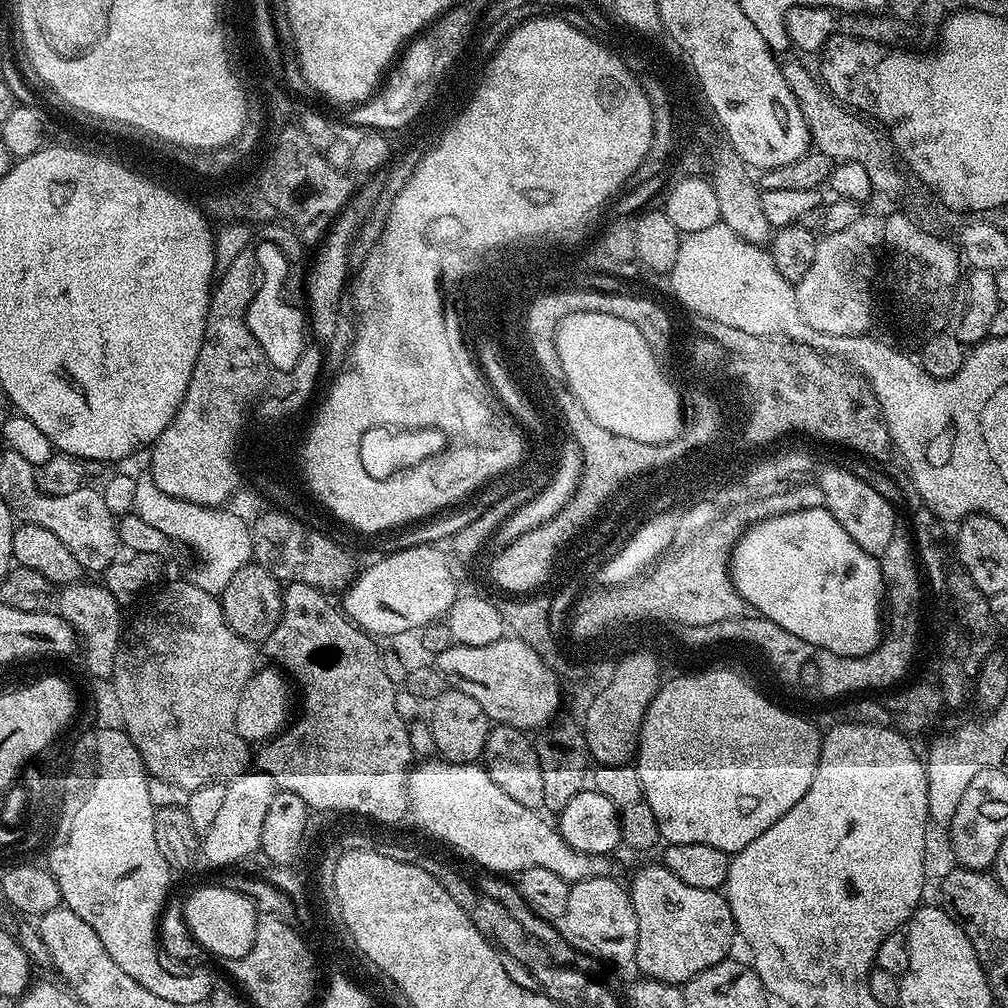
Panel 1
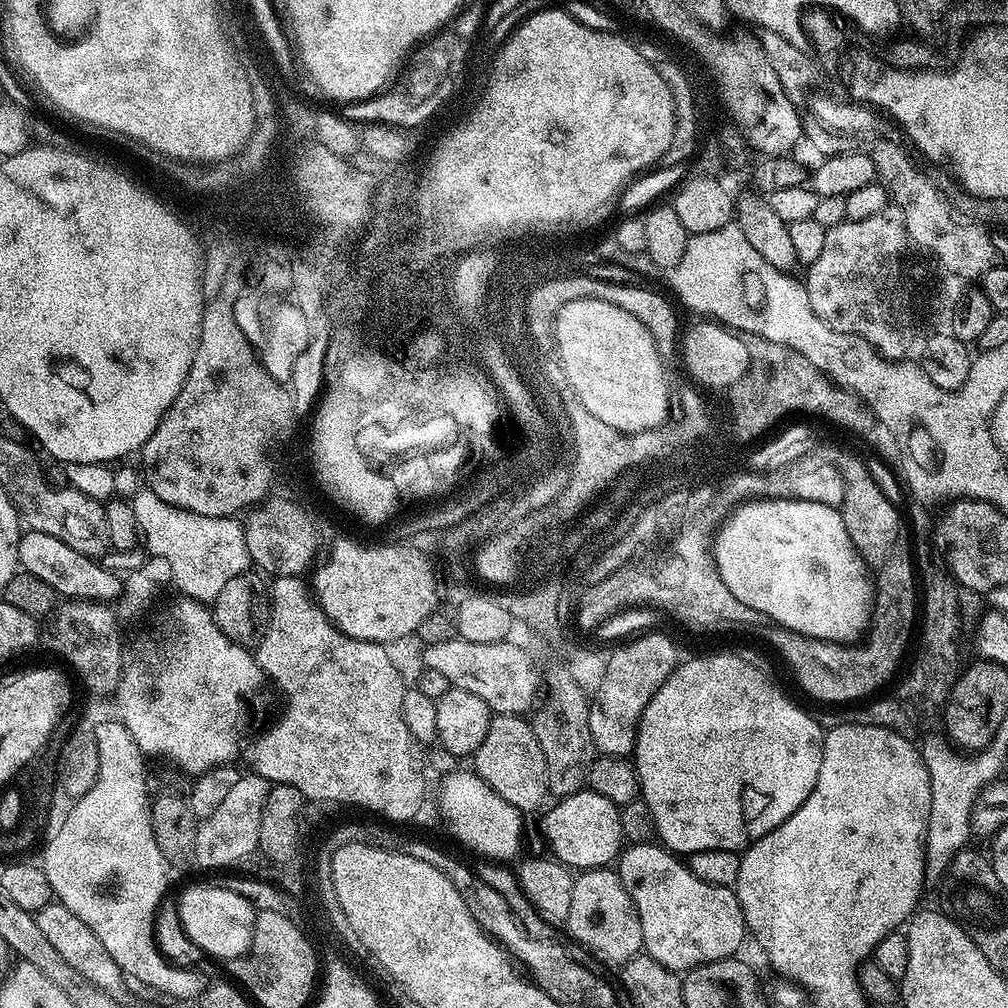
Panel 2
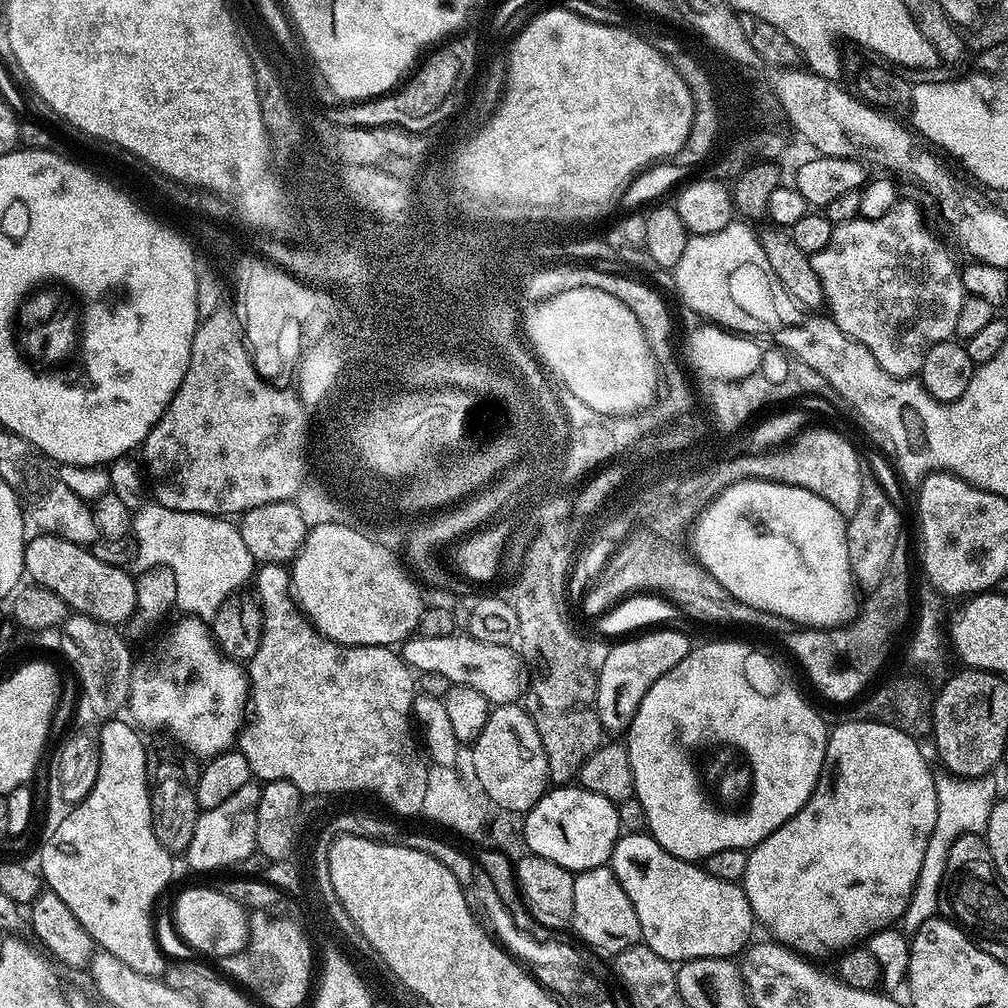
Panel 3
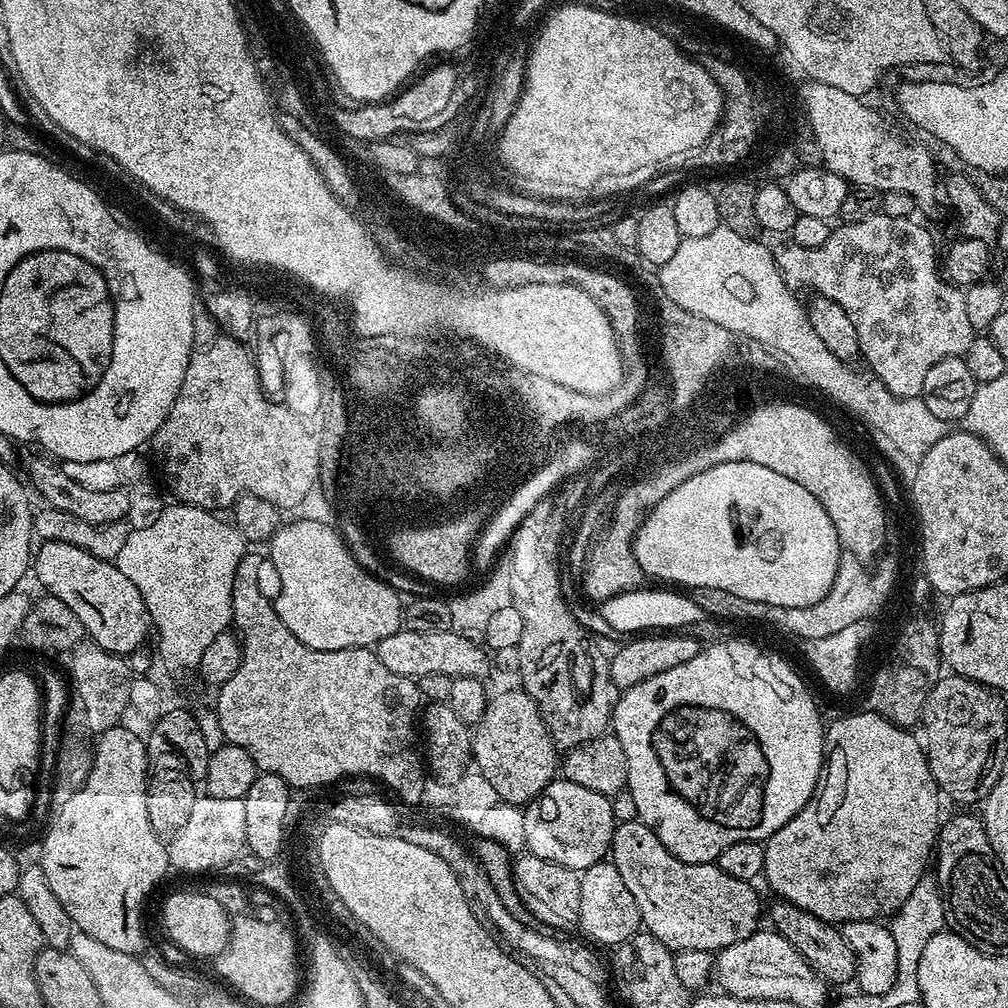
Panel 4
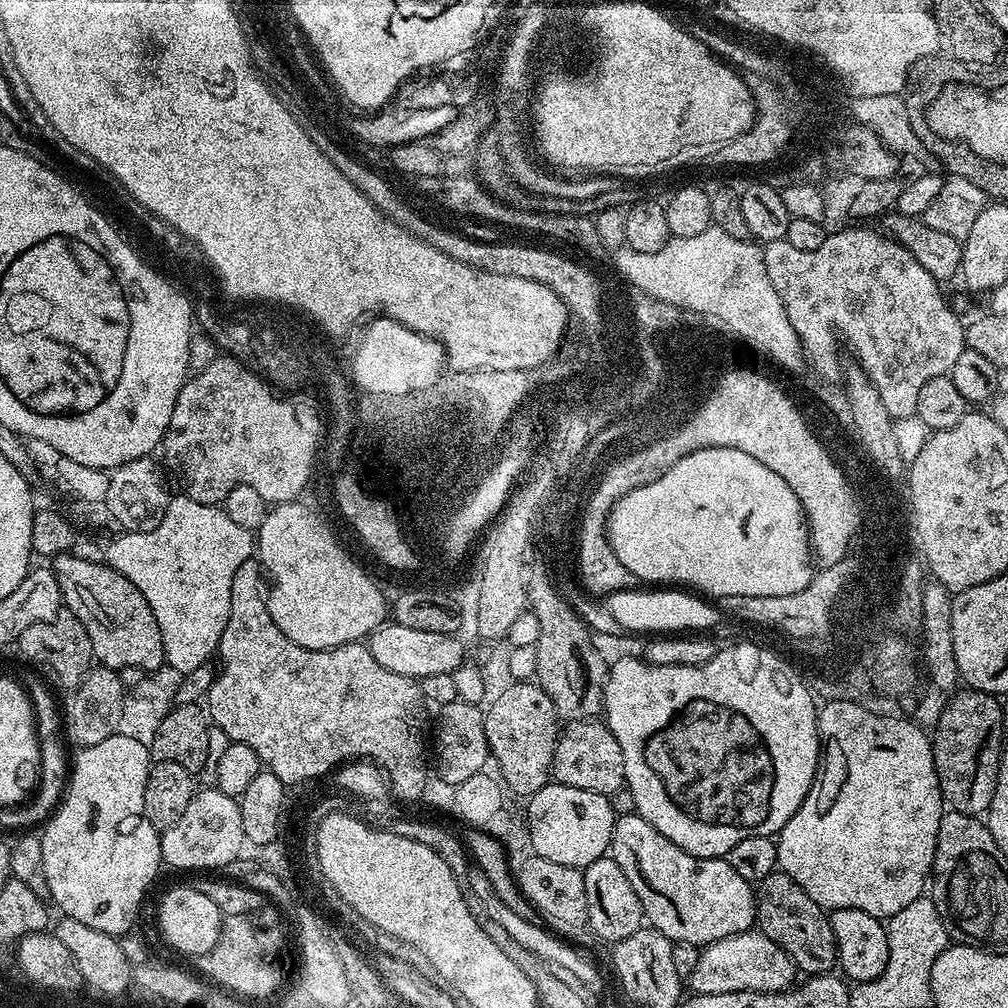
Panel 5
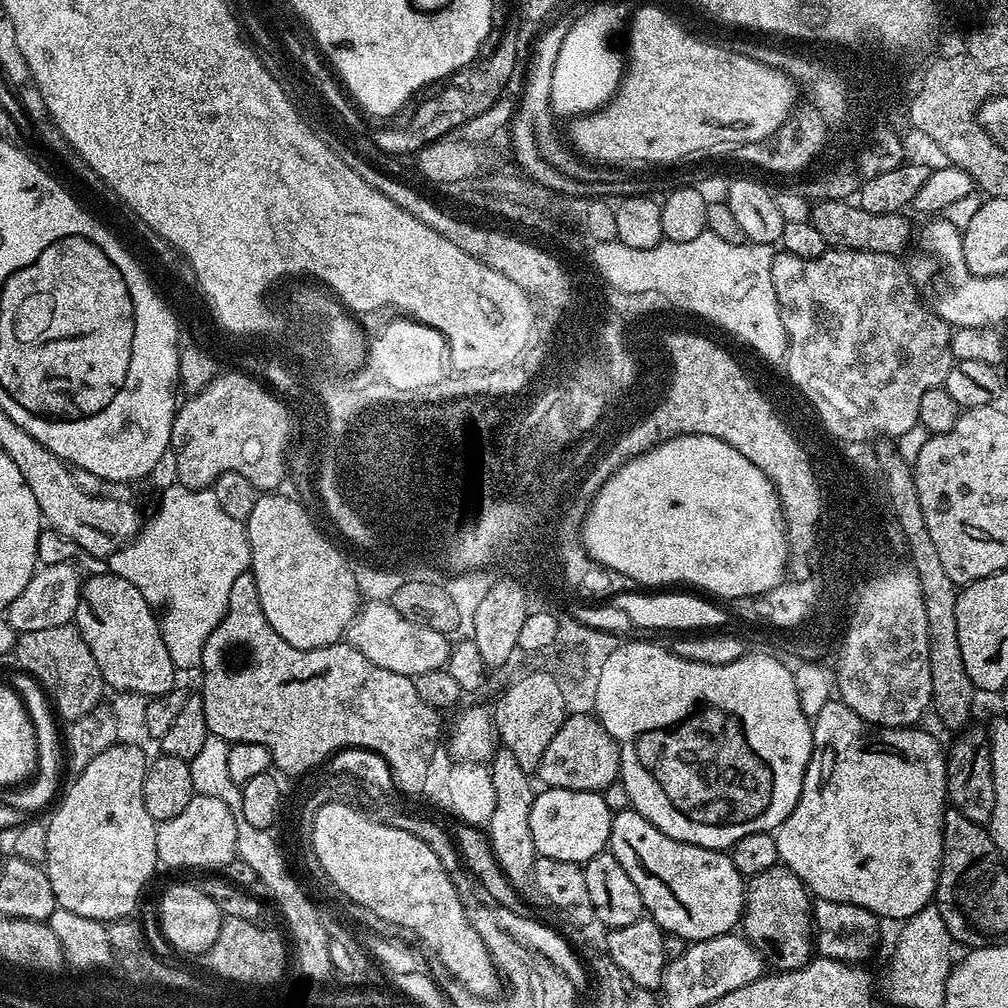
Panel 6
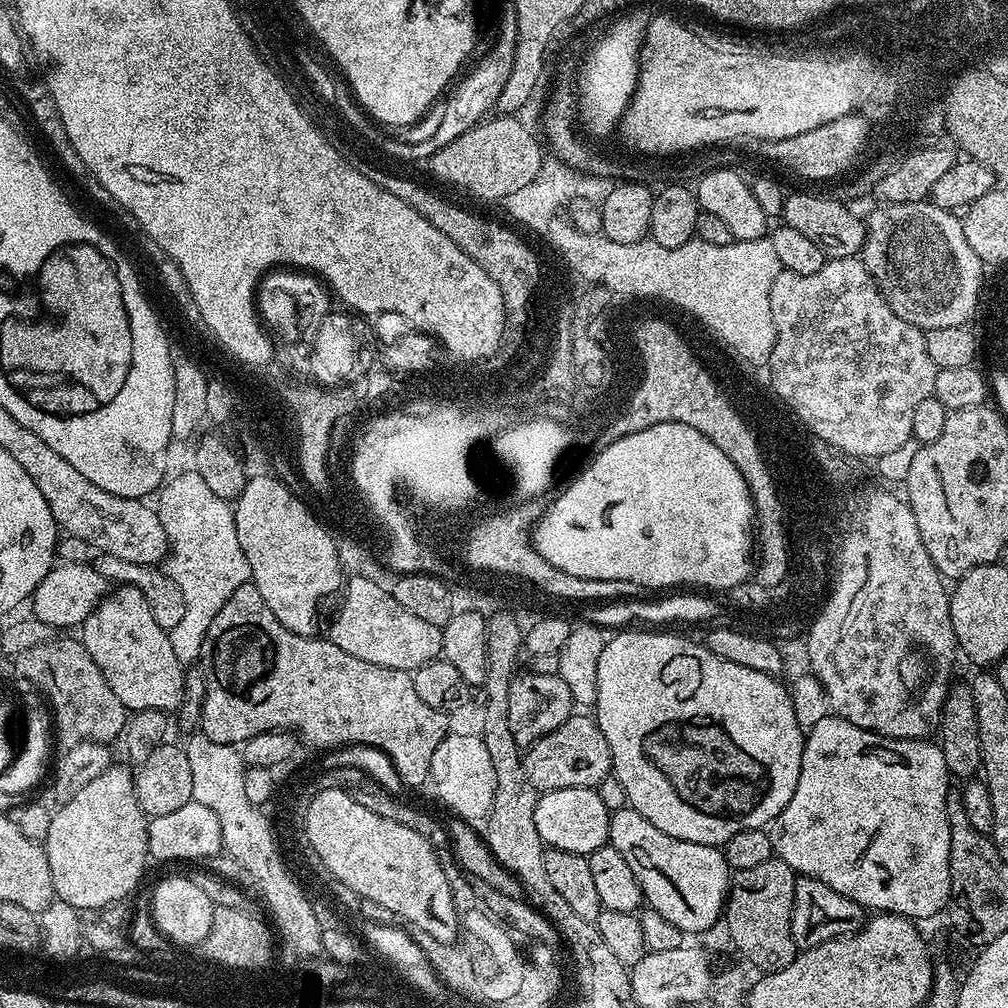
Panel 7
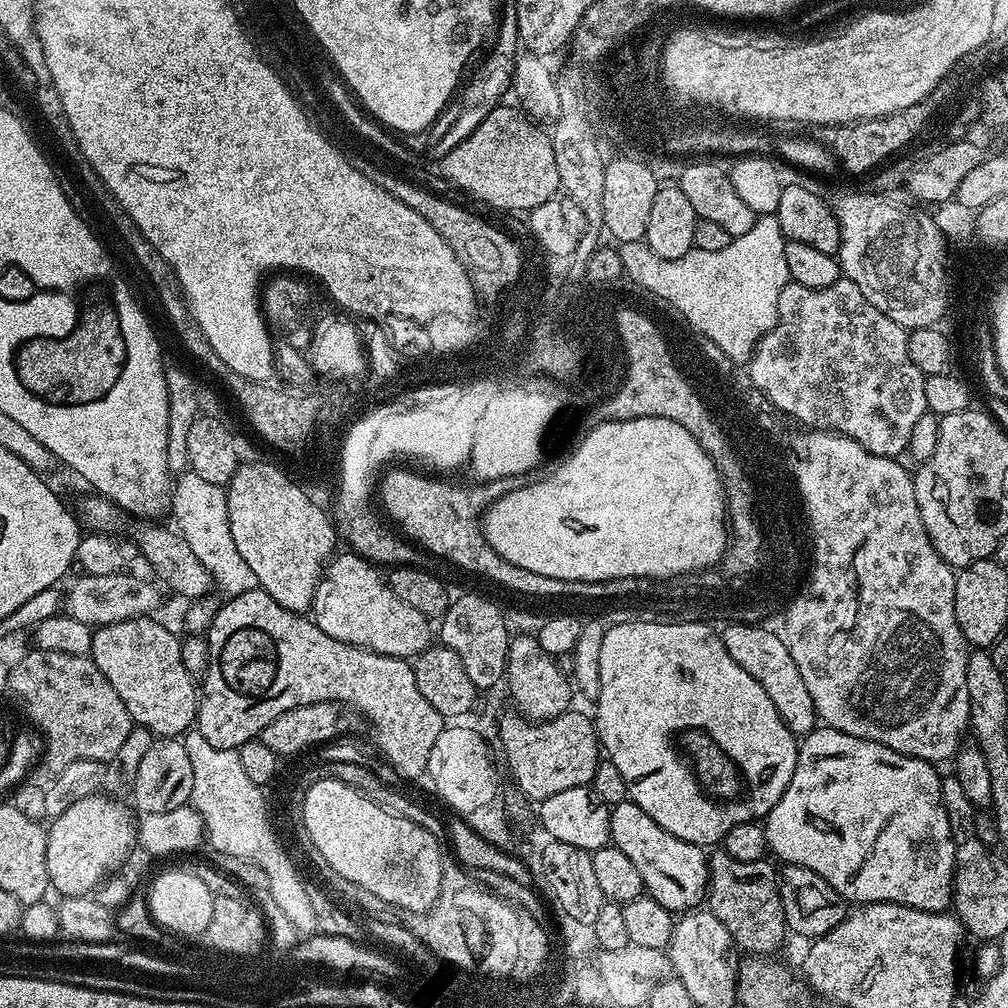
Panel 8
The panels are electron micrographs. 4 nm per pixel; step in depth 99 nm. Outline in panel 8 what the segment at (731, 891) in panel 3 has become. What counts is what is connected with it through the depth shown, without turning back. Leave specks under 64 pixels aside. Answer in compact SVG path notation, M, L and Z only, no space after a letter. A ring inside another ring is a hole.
M630 799L611 809L610 830L611 843L622 850L622 854L634 862L638 874L642 874L645 893L672 914L695 909L705 899L708 890L708 856L701 845L674 838L674 834L662 830L662 826L658 826L658 822L654 822L646 810Z

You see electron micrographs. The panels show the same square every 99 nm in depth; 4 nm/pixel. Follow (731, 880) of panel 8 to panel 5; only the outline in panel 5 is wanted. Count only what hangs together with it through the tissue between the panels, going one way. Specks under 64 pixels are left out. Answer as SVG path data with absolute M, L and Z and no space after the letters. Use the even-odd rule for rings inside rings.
M771 872L765 880L755 885L756 923L755 927L770 942L774 942L791 958L801 973L808 976L822 976L831 973L837 967L834 930L828 921L829 913L794 878L785 872Z

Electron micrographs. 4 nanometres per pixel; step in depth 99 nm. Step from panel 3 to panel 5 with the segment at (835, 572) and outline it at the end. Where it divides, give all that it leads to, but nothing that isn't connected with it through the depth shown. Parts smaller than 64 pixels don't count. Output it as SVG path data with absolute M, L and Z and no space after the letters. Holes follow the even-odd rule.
M699 448L674 462L654 482L627 492L608 513L606 539L618 562L637 581L653 580L656 586L691 586L712 598L797 594L814 575L804 505L774 470L737 448Z

